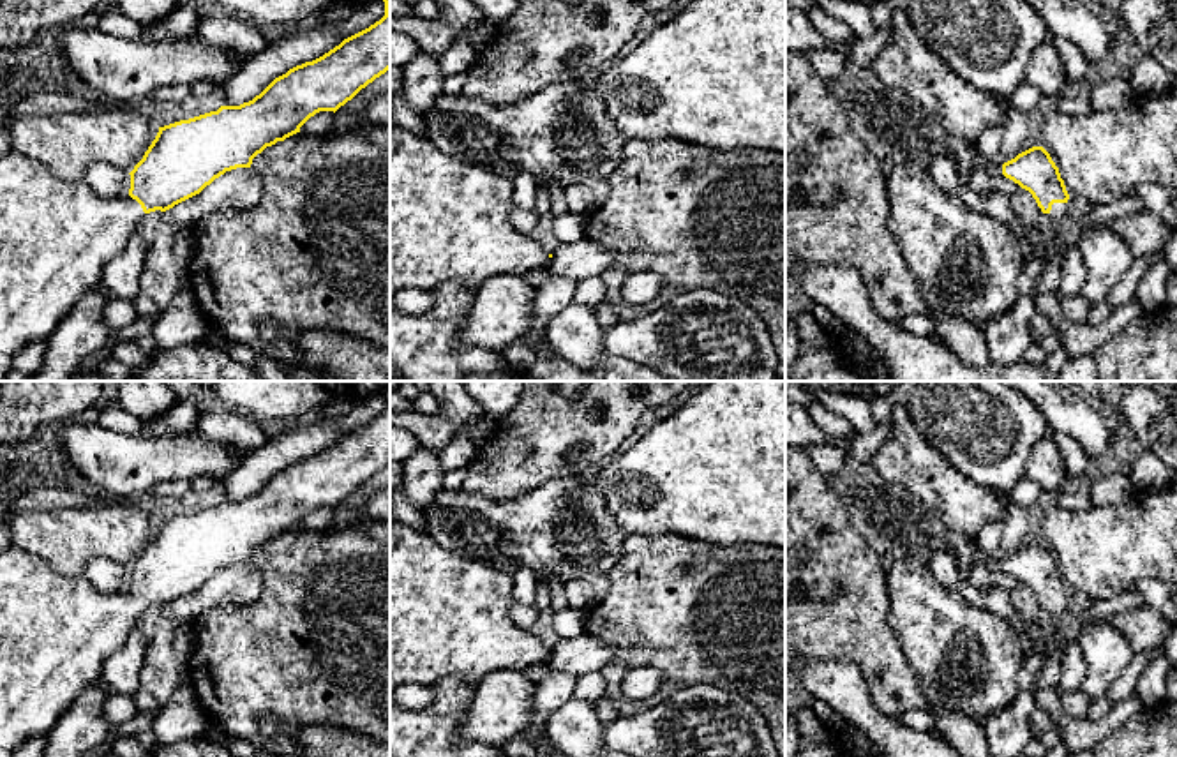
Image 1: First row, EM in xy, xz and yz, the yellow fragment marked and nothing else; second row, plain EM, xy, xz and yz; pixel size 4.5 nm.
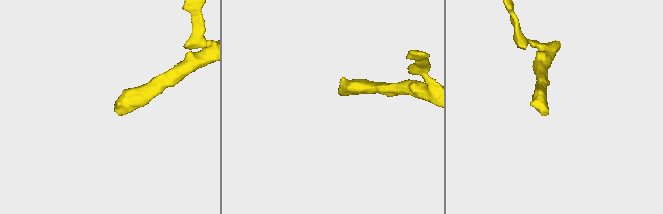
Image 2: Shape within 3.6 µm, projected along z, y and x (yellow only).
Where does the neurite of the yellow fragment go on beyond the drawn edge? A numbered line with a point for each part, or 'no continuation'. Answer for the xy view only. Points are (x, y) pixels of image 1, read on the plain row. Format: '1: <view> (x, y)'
1: xy (55, 632)

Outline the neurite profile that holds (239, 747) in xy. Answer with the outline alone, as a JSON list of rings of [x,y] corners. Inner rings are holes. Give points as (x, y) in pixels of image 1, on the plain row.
[[[208,718],[208,727],[203,734],[208,739],[217,739],[221,741],[229,752],[233,752],[238,757],[274,757],[266,743],[261,739],[249,741],[249,739],[240,739],[226,734],[214,720]]]

